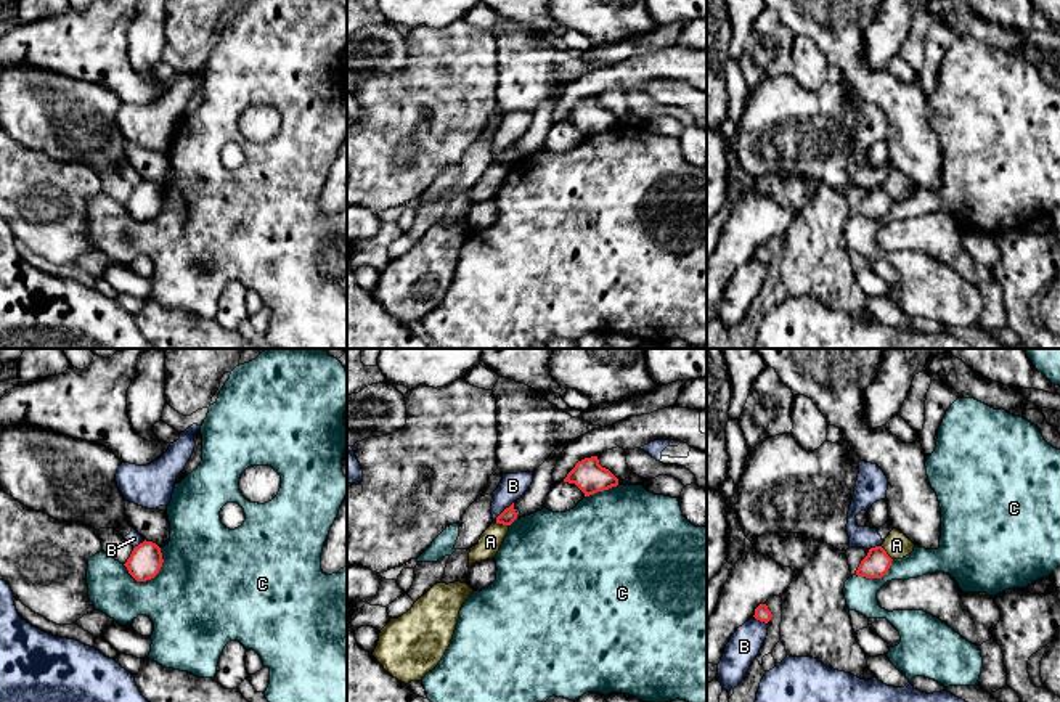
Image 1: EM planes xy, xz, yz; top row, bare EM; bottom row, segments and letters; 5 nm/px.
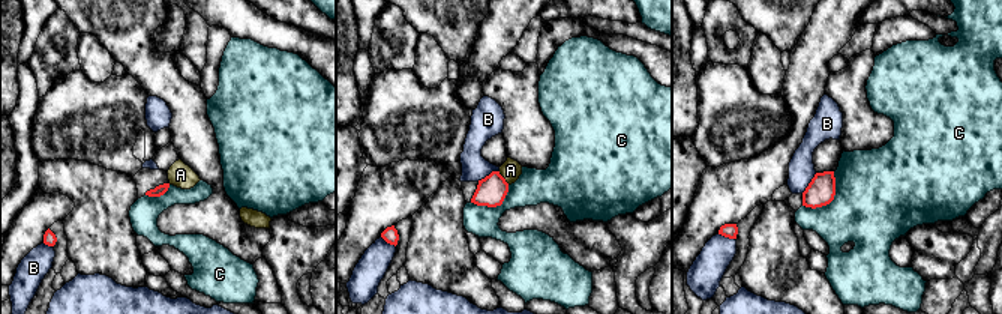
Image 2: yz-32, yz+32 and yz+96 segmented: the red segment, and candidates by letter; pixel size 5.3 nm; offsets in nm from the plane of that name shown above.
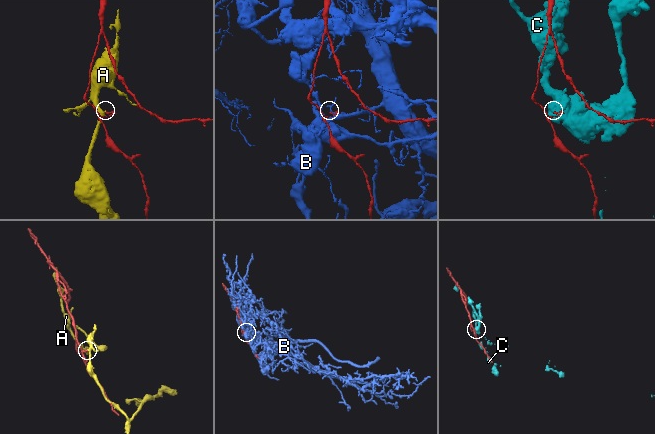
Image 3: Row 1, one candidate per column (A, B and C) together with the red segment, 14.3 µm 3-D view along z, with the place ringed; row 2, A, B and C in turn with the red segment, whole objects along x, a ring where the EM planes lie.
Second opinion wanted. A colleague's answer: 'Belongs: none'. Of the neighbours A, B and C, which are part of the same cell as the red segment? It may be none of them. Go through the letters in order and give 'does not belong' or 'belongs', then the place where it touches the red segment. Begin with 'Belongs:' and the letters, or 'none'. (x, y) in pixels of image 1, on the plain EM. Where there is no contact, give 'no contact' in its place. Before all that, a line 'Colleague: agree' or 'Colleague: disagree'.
Colleague: agree
Belongs: none
A: does not belong | yz (885, 193)
B: does not belong | xz (501, 153)
C: does not belong | xy (145, 220)

